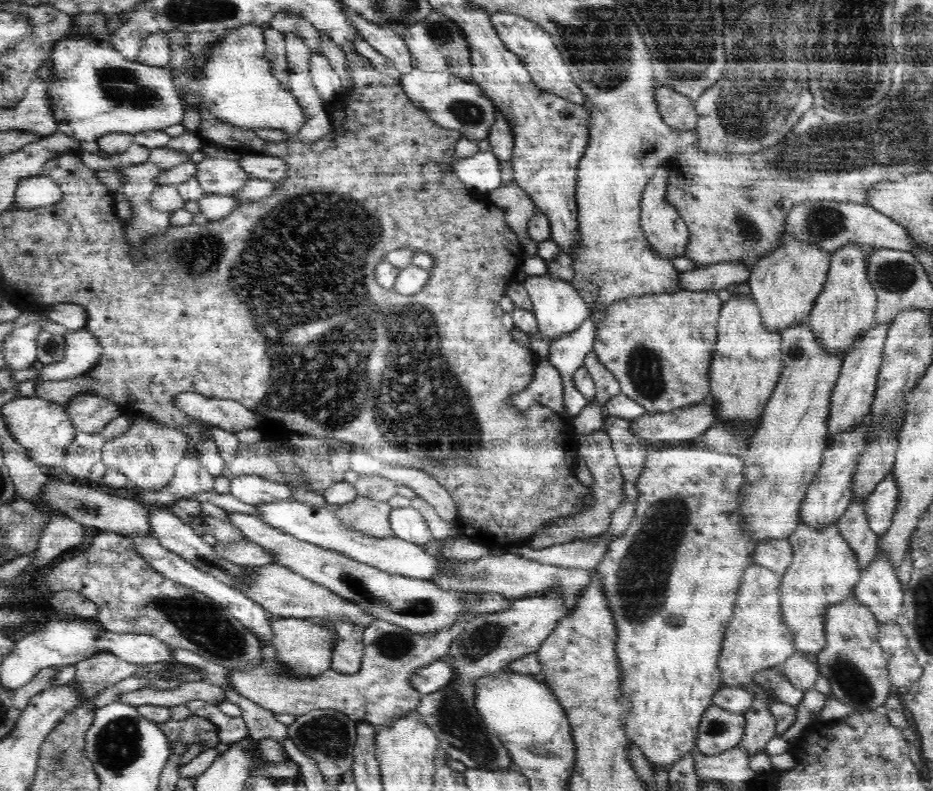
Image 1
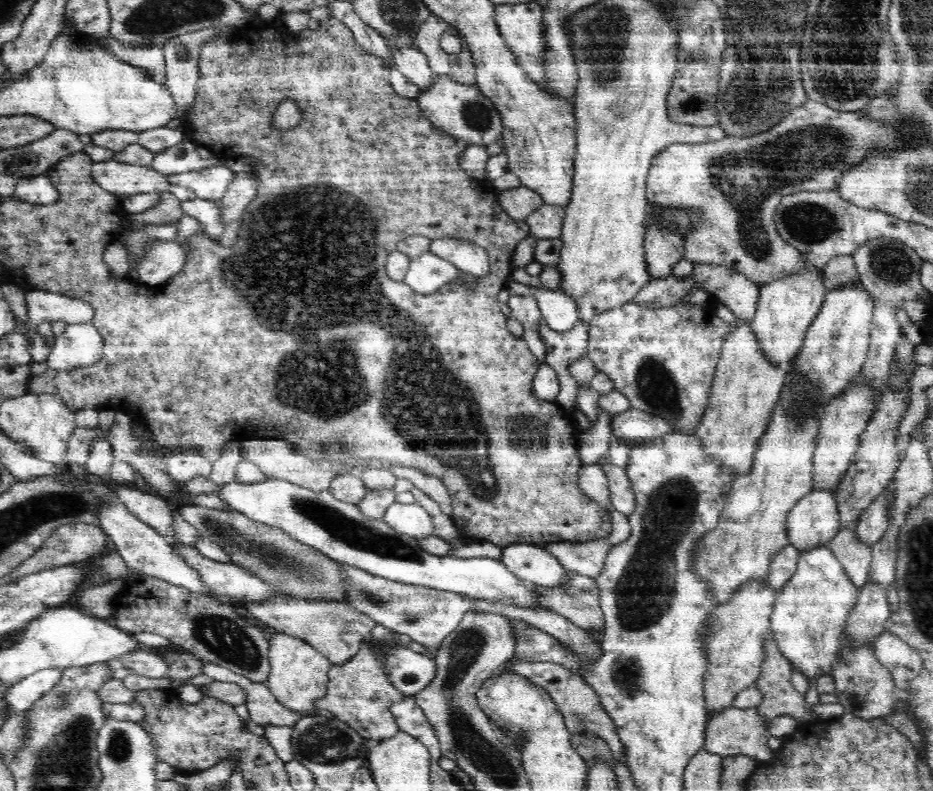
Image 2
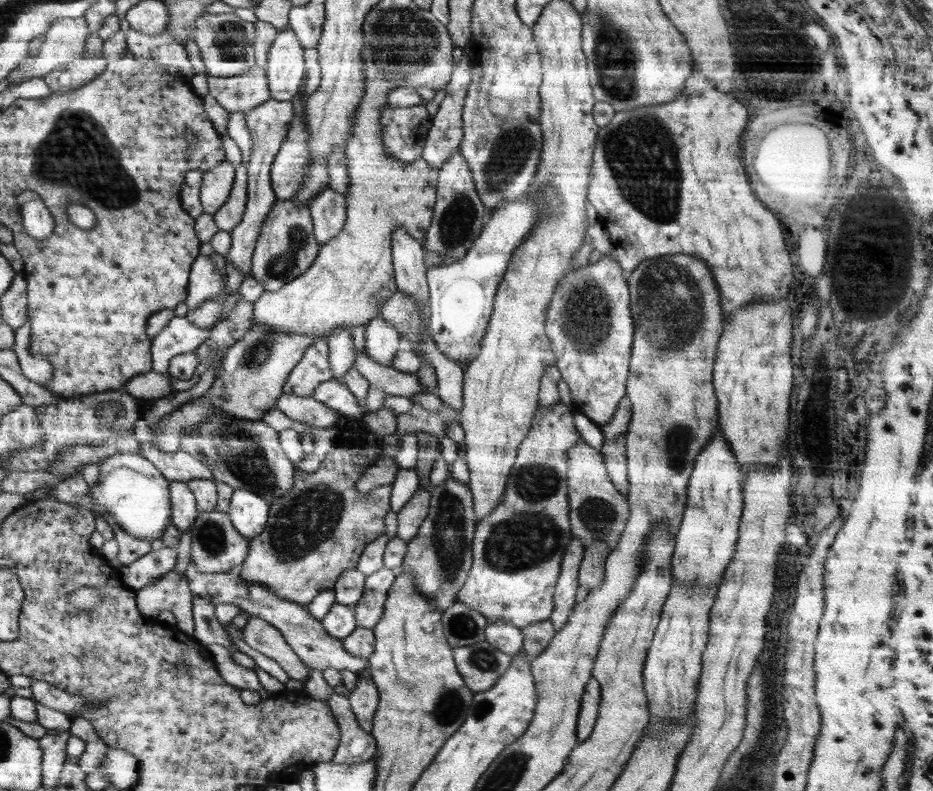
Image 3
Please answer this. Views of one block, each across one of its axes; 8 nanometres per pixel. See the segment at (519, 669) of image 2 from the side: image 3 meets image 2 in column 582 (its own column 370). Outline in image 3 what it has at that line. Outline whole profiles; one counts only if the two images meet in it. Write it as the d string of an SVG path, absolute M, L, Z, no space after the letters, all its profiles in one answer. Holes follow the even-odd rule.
M358 679L356 687L348 695L348 700L360 728L369 733L379 704L379 693L374 680Z

